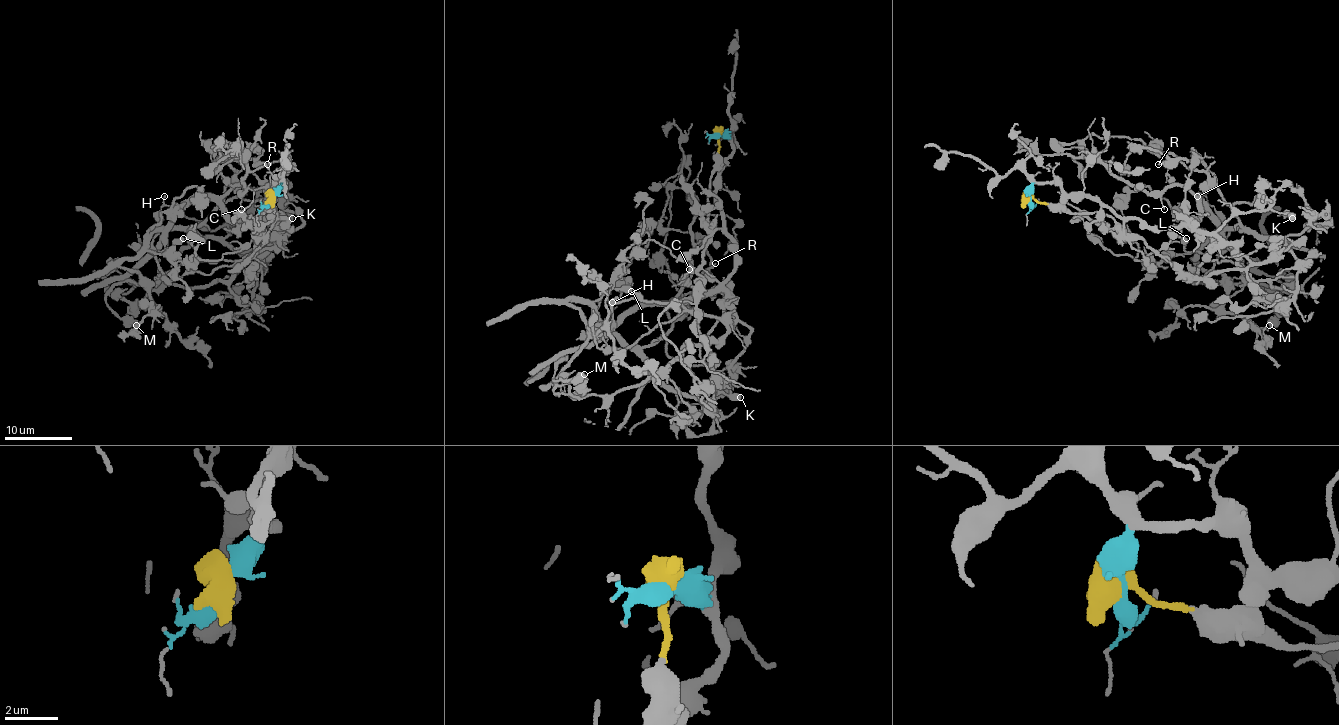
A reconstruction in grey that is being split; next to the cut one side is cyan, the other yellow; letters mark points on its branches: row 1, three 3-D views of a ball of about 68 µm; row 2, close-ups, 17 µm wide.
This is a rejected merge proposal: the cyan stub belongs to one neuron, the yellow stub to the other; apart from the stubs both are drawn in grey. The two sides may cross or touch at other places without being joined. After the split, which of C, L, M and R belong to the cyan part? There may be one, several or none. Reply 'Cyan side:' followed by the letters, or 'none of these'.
Cyan side: C, L

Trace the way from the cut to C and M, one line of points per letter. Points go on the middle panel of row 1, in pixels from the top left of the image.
C: (719, 134), (732, 154), (716, 201), (734, 270), (714, 288), (669, 302), (689, 268)
M: (719, 134), (697, 273), (711, 379), (694, 396), (670, 391), (570, 300), (588, 340), (554, 381), (585, 374)

